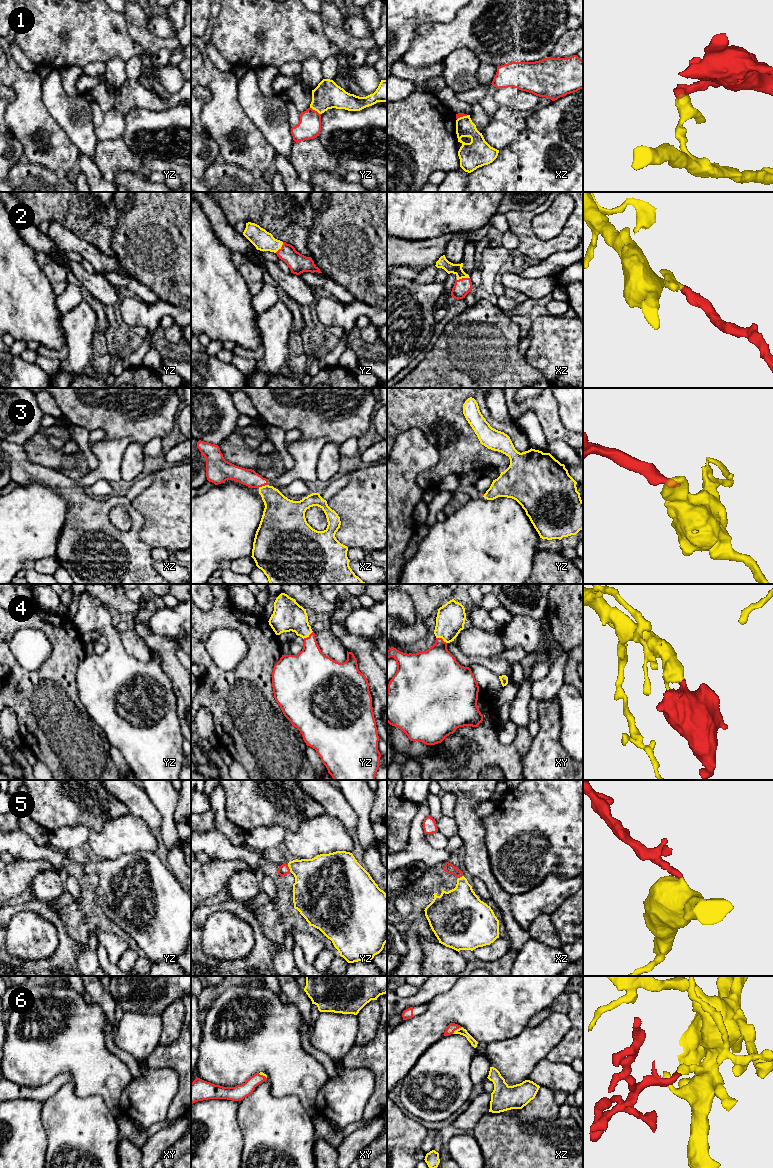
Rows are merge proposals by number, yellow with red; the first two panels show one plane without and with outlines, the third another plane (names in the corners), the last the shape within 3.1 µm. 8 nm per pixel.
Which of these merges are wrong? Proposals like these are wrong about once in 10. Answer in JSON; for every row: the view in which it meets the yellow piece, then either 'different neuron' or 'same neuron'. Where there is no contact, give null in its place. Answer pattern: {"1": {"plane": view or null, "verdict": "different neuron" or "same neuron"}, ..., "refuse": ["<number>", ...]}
{"1": {"plane": "yz", "verdict": "different neuron"}, "2": {"plane": "xz", "verdict": "same neuron"}, "3": {"plane": "xz", "verdict": "same neuron"}, "4": {"plane": "xy", "verdict": "same neuron"}, "5": {"plane": "yz", "verdict": "same neuron"}, "6": {"plane": "xz", "verdict": "same neuron"}, "refuse": ["1"]}

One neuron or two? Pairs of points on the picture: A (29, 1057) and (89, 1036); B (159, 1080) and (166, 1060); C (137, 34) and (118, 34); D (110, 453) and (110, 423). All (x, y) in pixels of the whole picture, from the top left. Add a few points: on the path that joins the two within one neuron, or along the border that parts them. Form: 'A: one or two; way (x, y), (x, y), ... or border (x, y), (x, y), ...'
A: one; way (44, 1050), (52, 1050), (68, 1036), (74, 1036)
B: two; border (149, 1066), (172, 1069), (178, 1077), (178, 1086)
C: two; border (123, 12), (128, 34), (140, 45)
D: two; border (103, 439), (129, 438), (131, 442)

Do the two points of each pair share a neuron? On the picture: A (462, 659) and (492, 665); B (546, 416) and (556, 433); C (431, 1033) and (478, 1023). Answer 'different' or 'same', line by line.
A: same
B: same
C: same

